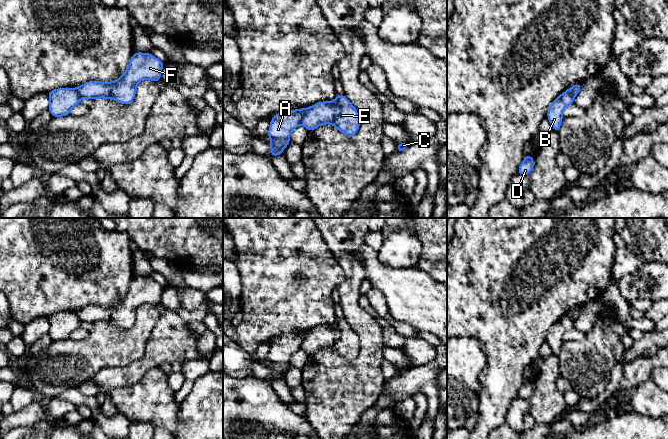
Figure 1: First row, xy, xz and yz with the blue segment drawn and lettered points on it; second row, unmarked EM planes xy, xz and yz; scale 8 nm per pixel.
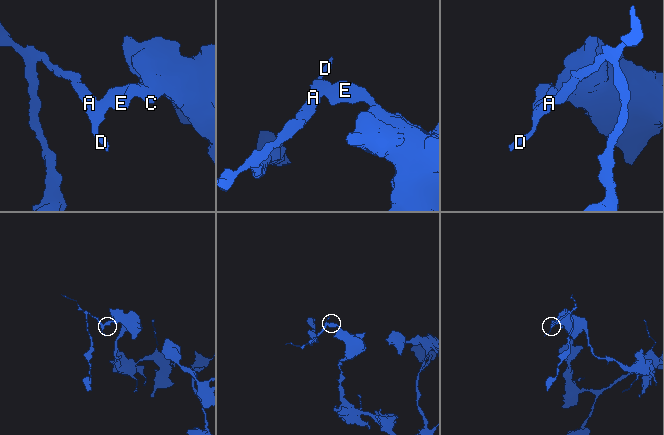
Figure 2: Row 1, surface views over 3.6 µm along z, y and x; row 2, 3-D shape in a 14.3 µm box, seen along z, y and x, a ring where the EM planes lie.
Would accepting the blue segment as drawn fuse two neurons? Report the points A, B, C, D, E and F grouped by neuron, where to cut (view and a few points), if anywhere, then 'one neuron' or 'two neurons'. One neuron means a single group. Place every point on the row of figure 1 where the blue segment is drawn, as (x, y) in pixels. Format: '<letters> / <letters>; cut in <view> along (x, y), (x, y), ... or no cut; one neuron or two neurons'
A B D / C E F; cut in xz along (308, 108), (300, 123); two neurons

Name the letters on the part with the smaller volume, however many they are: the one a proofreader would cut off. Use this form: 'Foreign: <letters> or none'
Foreign: A, B, D

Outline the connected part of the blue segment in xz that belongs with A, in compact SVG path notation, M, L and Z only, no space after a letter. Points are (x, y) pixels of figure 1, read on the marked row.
M308 108L286 110L271 118L268 136L271 143L271 158L283 154L283 149L290 144L291 132L301 124Z

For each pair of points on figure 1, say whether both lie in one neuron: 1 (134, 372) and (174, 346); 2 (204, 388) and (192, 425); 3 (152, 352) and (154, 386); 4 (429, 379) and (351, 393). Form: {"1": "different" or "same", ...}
{"1": "same", "2": "same", "3": "different", "4": "different"}

